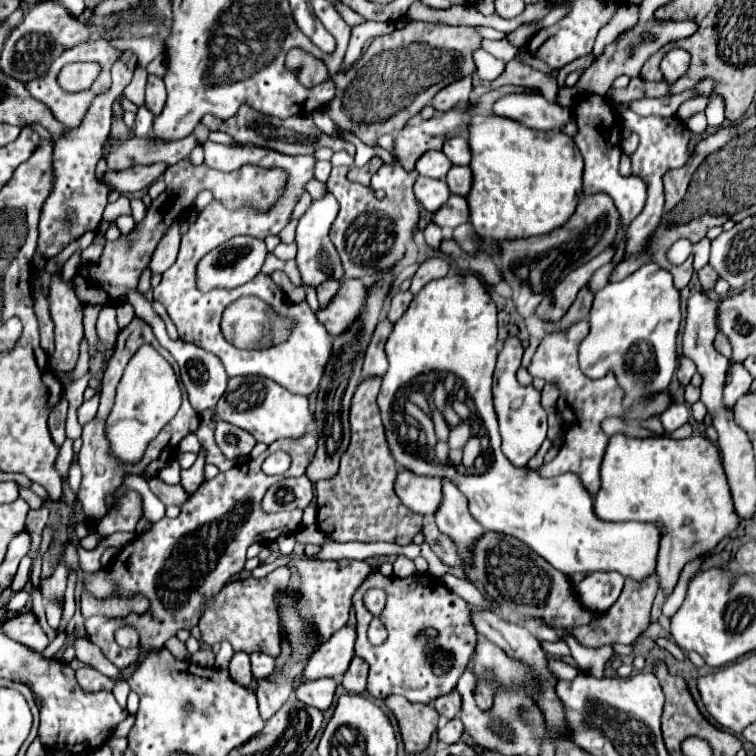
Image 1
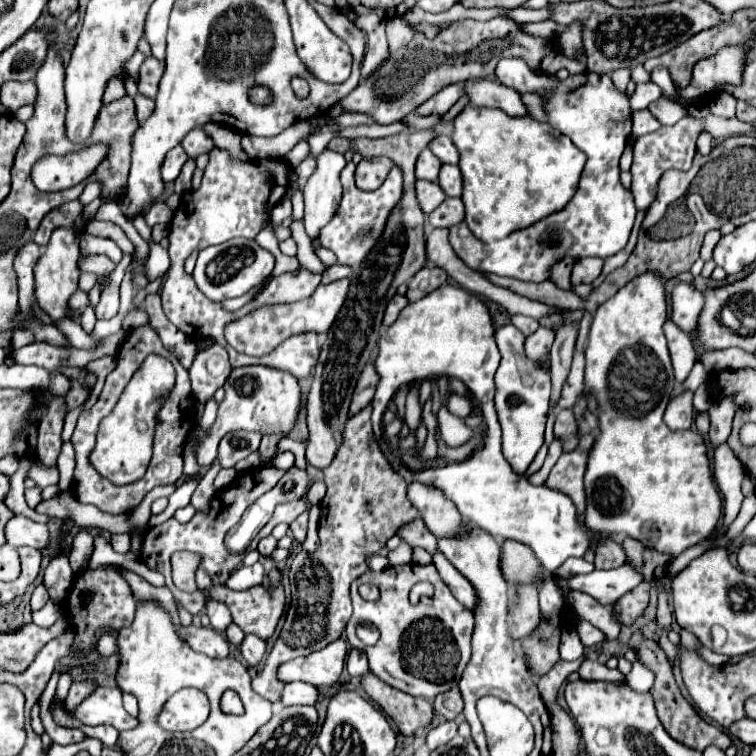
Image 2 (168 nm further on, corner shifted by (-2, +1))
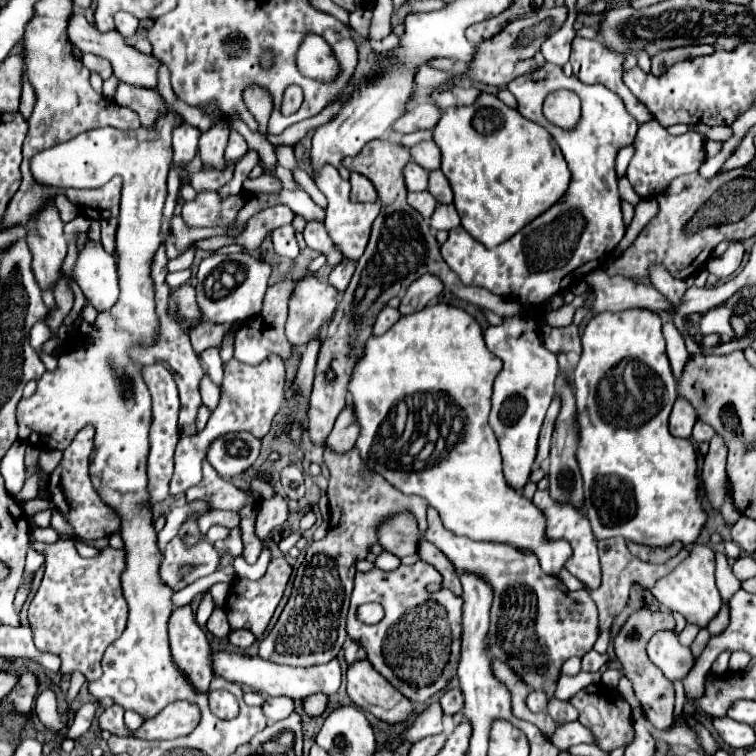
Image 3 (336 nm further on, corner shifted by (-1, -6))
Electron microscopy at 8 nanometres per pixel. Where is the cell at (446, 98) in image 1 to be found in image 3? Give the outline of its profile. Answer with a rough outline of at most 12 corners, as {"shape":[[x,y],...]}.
{"shape":[[416,105],[392,125],[398,135],[434,129],[442,111]]}

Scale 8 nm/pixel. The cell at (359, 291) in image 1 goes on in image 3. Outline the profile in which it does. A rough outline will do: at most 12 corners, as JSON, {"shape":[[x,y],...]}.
{"shape":[[296,285],[286,321],[294,347],[320,339],[336,311],[334,287]]}

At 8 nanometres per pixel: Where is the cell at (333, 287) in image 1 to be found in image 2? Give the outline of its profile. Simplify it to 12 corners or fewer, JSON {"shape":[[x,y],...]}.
{"shape":[[333,264],[323,272],[323,284],[347,278],[349,266]]}

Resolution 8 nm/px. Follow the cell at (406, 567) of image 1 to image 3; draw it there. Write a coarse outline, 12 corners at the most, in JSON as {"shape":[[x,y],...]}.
{"shape":[[390,553],[376,559],[382,571],[394,571],[400,567],[400,559]]}

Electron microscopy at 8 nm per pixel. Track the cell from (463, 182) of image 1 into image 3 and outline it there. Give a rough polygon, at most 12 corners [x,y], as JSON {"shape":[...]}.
{"shape":[[440,169],[430,171],[428,191],[438,203],[452,203],[452,187]]}

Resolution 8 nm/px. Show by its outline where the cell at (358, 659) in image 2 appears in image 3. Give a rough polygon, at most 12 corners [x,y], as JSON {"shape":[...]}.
{"shape":[[346,641],[344,653],[348,665],[362,661],[366,651],[354,641]]}

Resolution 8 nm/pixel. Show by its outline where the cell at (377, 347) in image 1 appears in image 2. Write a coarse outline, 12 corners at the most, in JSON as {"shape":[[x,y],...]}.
{"shape":[[373,364],[357,380],[349,416],[371,402],[377,384]]}

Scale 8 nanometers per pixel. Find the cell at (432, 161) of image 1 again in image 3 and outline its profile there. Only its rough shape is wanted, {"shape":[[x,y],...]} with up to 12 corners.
{"shape":[[408,163],[404,179],[408,191],[426,191],[424,167]]}

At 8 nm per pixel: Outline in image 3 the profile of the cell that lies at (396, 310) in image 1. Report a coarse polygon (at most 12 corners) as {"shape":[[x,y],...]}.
{"shape":[[384,307],[374,323],[374,335],[386,333],[398,319],[400,311]]}

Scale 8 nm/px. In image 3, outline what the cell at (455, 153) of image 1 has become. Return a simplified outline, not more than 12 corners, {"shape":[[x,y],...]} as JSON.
{"shape":[[434,141],[410,147],[412,161],[428,171],[440,169],[442,153]]}

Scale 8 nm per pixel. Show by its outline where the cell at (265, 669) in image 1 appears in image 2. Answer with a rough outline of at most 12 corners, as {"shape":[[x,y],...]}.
{"shape":[[245,634],[239,650],[251,666],[265,656],[265,642]]}

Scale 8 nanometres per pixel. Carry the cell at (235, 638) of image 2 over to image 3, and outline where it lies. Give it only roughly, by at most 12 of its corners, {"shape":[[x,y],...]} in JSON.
{"shape":[[214,609],[208,619],[208,631],[226,639],[230,625],[222,609]]}

